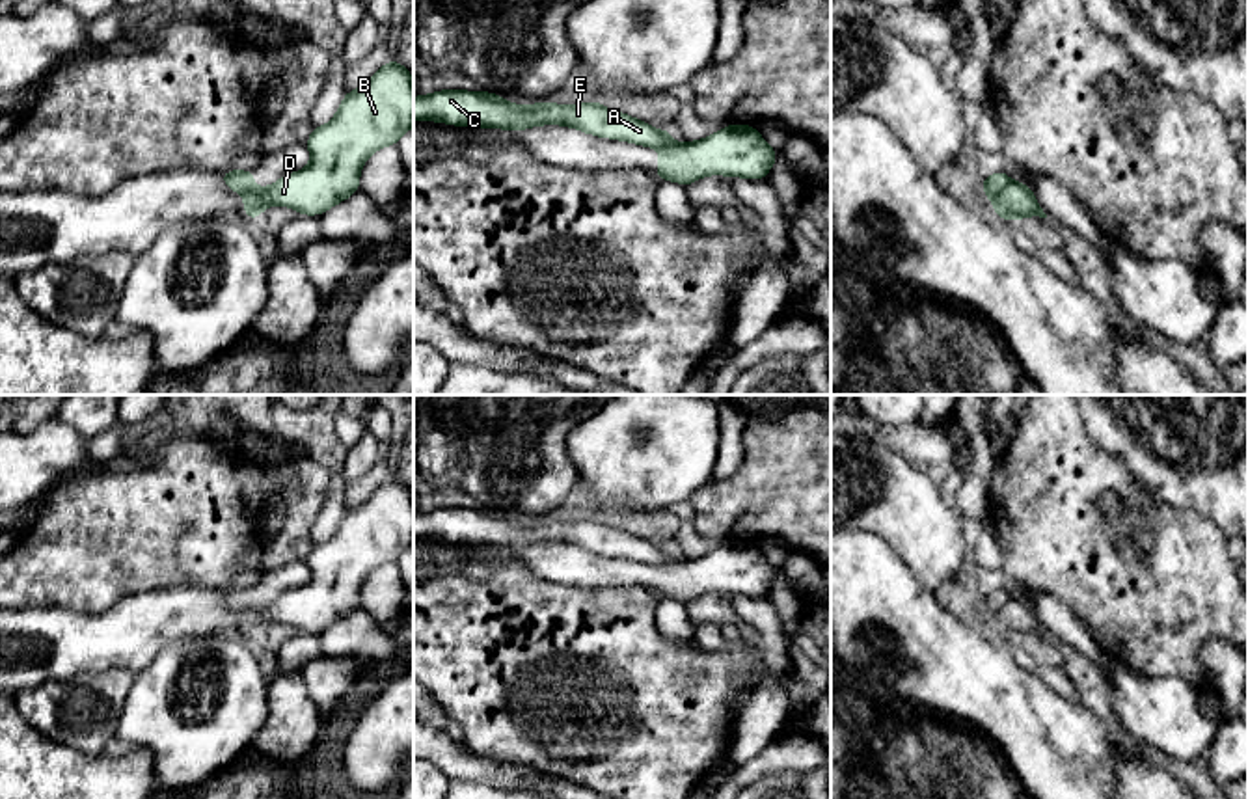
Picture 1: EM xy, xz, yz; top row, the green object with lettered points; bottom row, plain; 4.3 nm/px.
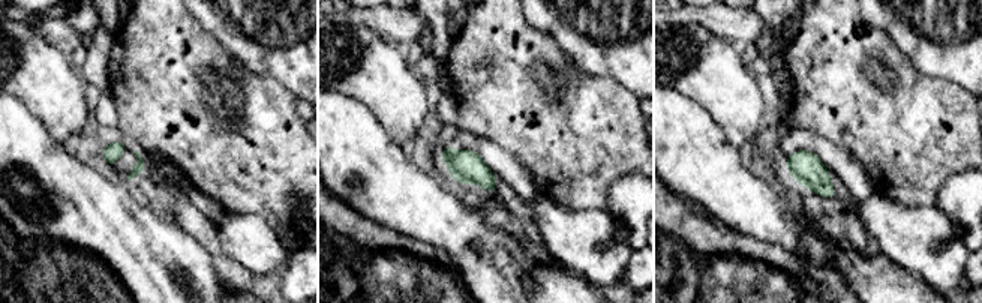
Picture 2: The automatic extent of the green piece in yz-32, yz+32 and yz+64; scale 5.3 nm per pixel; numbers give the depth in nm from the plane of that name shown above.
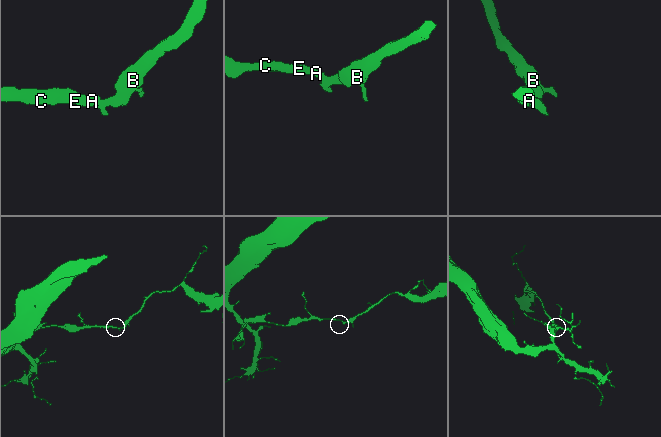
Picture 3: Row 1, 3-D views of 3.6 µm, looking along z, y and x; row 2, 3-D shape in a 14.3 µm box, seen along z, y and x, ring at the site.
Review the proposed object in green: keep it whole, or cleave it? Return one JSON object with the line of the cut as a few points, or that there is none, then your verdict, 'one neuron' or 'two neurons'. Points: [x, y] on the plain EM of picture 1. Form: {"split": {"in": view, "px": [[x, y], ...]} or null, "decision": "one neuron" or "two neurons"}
{"split": {"in": "yz", "px": [[1006, 602], [993, 615]]}, "decision": "two neurons"}

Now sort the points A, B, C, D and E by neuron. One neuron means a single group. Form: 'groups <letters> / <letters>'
groups A C E / B D

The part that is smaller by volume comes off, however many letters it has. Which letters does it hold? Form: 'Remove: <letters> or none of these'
Remove: B, D

